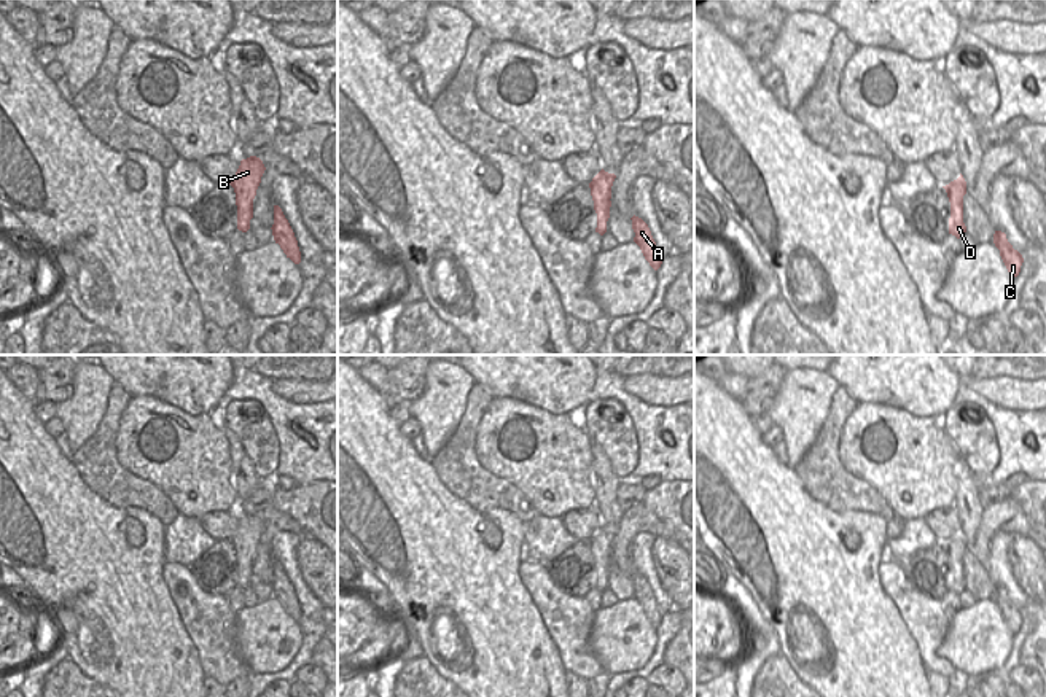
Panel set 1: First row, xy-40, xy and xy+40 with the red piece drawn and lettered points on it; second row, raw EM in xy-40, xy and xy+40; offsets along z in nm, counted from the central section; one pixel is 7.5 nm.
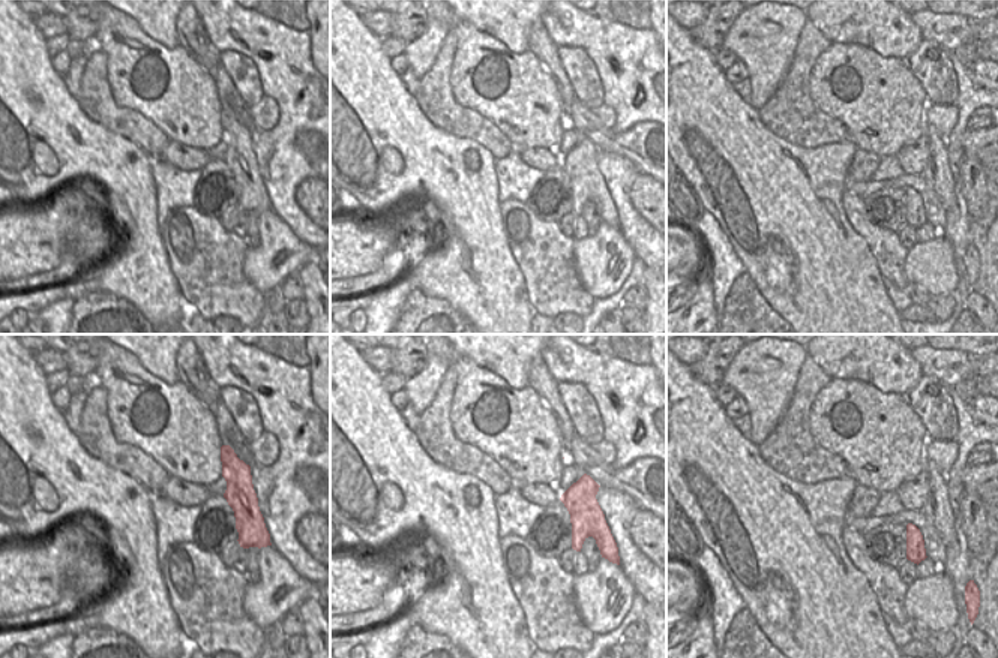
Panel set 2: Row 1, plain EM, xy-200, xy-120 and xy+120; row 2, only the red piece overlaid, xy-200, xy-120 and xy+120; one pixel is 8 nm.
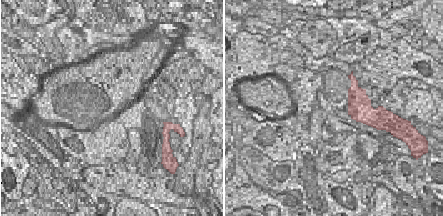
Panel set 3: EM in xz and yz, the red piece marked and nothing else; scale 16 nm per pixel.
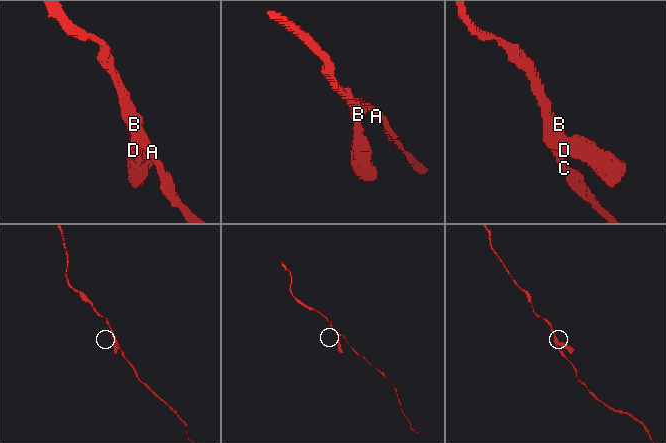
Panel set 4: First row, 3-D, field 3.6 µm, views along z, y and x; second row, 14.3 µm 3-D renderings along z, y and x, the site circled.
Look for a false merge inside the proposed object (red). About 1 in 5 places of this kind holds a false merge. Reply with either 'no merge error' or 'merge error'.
no merge error

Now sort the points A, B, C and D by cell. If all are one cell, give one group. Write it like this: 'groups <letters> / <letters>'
groups A B C D

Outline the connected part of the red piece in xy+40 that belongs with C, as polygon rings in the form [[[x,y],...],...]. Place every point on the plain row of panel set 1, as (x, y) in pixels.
[[[995,587],[993,600],[1000,606],[1000,613],[1013,633],[1017,633],[1021,629],[1021,622],[1024,619],[1022,611],[1013,605],[1008,598],[1006,590],[1001,587]]]

